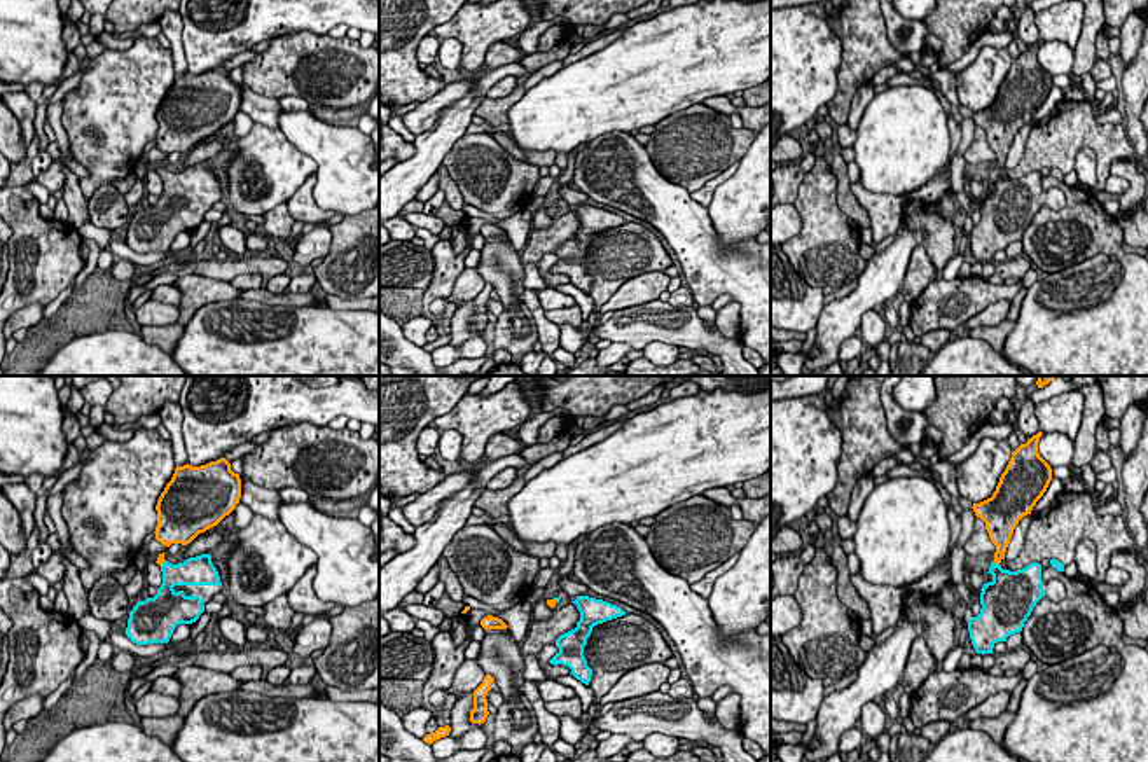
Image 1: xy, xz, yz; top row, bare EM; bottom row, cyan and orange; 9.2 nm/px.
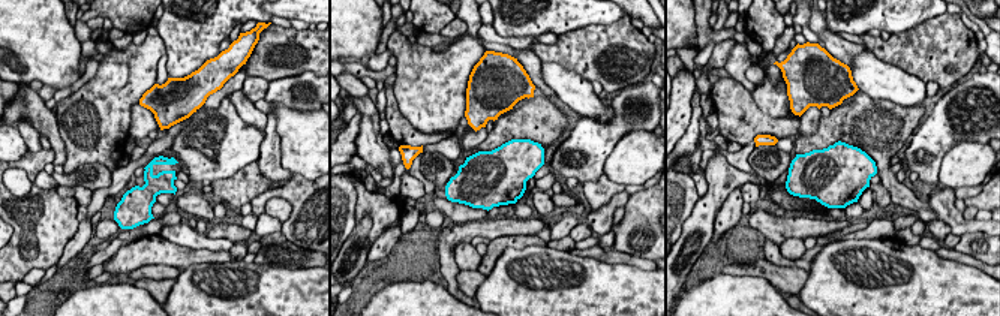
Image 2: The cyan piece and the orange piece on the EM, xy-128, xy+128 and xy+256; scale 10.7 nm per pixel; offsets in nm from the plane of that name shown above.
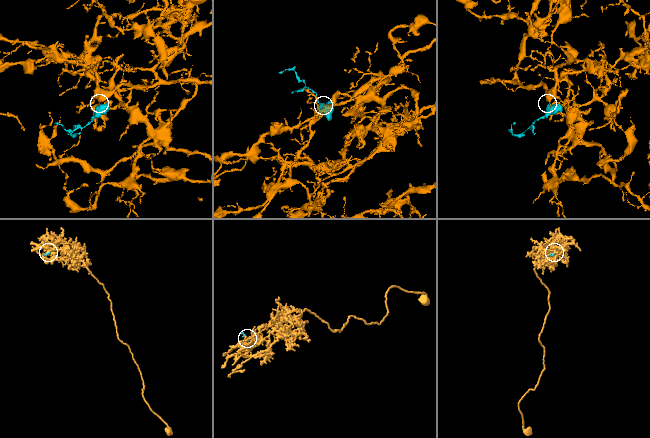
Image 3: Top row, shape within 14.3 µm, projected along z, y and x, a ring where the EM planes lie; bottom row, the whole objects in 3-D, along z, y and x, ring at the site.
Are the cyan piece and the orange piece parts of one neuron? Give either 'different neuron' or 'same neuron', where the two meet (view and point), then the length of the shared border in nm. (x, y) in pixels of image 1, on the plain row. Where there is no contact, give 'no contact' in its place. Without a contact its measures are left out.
same neuron | yz (995, 172) | 70 nm

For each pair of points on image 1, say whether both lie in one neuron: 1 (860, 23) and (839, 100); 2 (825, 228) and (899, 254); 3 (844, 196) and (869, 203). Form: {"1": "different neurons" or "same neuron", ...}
{"1": "same neuron", "2": "different neurons", "3": "different neurons"}

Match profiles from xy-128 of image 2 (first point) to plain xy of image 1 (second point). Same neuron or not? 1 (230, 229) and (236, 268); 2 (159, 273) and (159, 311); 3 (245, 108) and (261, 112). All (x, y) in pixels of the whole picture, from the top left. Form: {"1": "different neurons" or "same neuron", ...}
{"1": "same neuron", "2": "same neuron", "3": "same neuron"}

